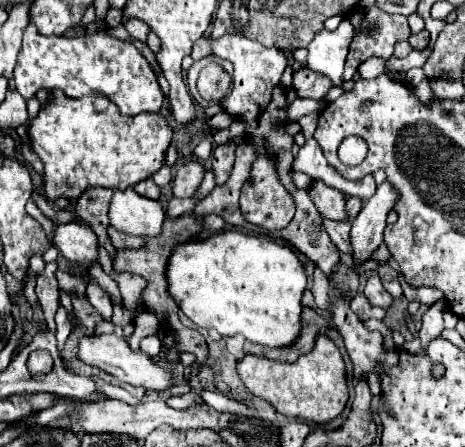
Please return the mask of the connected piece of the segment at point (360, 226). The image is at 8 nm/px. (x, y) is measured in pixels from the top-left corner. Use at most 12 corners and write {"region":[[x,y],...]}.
{"region":[[382,182],[352,220],[354,260],[382,244],[386,216],[398,200]]}

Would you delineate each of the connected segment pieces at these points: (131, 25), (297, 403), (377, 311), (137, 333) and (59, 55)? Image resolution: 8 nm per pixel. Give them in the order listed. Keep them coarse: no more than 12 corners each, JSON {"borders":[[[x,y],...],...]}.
{"borders":[[[126,20],[134,40],[146,40],[150,28],[142,20]],[[320,334],[294,364],[244,356],[244,386],[316,424],[348,402],[346,366]],[[356,294],[350,308],[360,320],[382,320],[384,308],[372,306],[364,294]],[[142,310],[134,316],[136,330],[130,336],[130,348],[148,334],[158,334],[160,318]],[[24,28],[16,90],[108,96],[124,116],[164,94],[132,42]]]}

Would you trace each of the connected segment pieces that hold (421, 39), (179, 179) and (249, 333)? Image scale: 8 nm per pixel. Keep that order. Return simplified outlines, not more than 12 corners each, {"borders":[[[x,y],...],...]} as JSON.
{"borders":[[[426,30],[408,38],[414,50],[426,50],[430,34]],[[200,162],[178,168],[172,182],[176,198],[194,196],[204,176]],[[270,238],[176,246],[168,294],[198,328],[284,348],[306,272]]]}

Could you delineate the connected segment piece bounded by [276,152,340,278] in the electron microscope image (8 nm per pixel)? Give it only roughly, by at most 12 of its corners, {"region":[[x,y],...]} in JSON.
{"region":[[292,152],[280,154],[280,182],[296,214],[278,236],[330,278],[340,252],[328,240],[310,194],[290,178]]}

